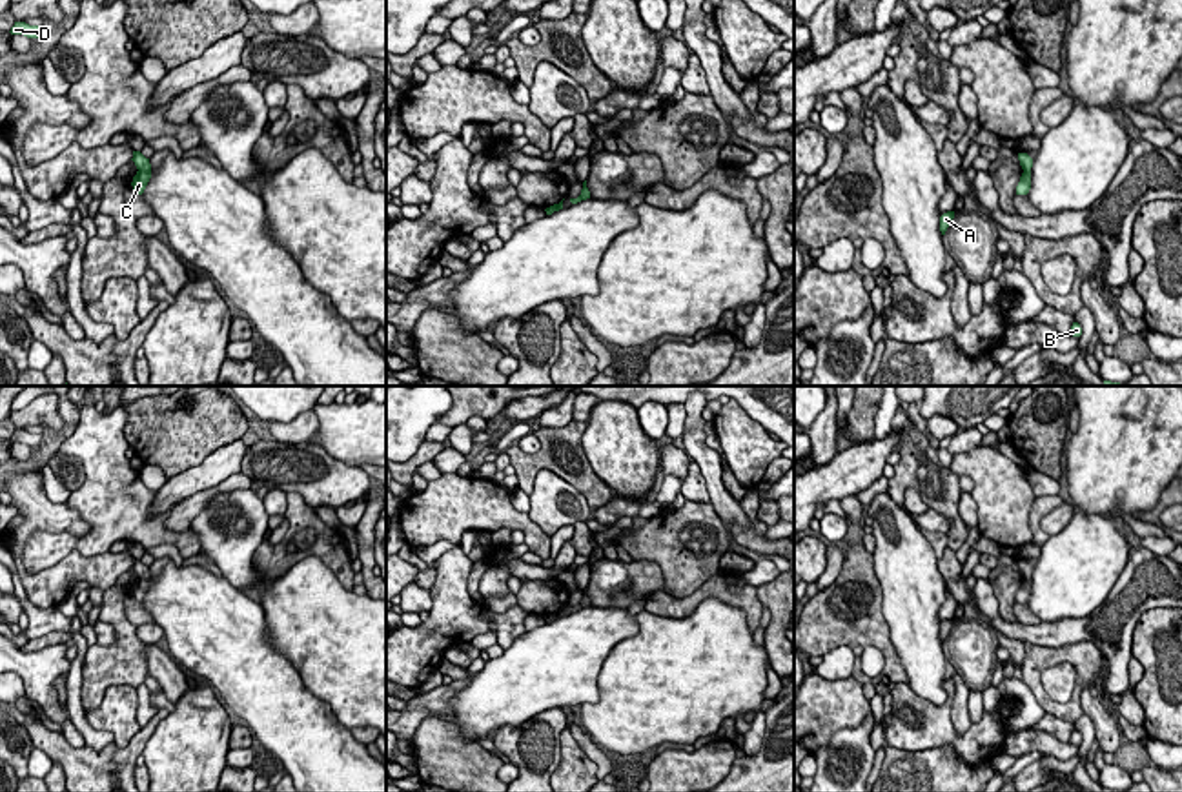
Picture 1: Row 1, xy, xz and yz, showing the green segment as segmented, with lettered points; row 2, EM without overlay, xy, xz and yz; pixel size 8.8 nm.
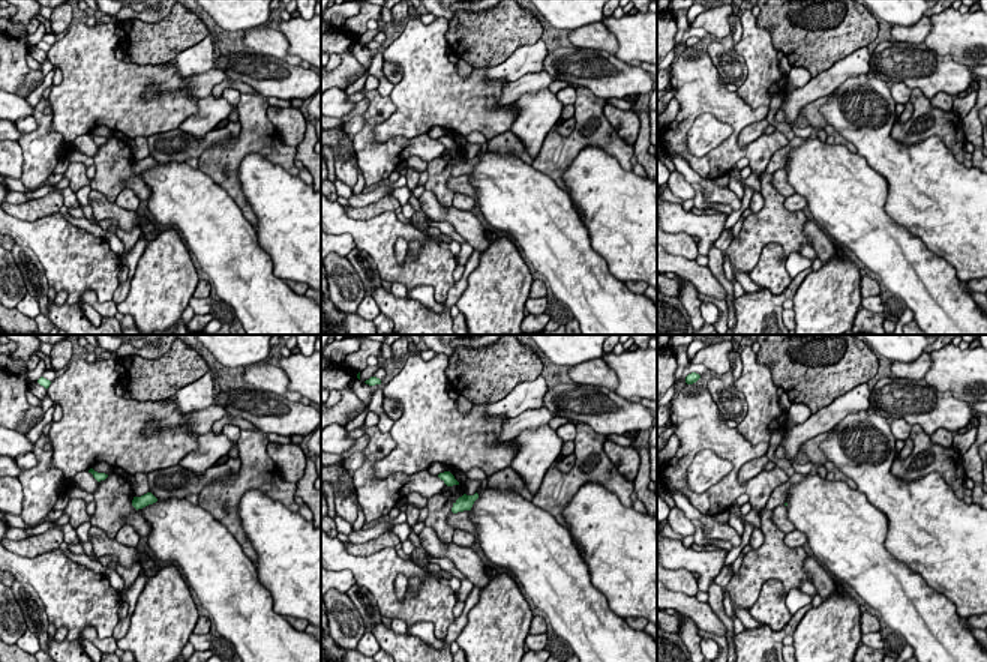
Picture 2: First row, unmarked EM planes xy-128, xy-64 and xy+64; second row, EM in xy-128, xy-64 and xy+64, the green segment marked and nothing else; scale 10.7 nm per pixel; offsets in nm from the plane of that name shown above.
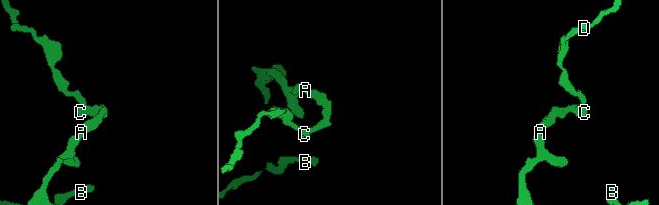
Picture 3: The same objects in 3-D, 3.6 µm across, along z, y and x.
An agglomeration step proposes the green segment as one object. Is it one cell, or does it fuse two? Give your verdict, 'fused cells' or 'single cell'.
fused cells

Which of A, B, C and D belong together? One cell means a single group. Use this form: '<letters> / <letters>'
A B C / D

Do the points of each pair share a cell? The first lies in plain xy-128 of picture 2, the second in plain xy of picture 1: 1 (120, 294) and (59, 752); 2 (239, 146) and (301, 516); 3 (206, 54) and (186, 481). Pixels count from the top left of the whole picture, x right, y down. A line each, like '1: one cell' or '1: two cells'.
1: one cell
2: one cell
3: one cell

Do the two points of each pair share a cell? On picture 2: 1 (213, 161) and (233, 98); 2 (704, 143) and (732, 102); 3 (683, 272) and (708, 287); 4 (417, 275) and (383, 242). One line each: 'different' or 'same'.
1: different
2: different
3: same
4: same

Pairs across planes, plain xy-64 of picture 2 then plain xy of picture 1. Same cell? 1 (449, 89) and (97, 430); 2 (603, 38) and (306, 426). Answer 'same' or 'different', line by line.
1: same
2: same

